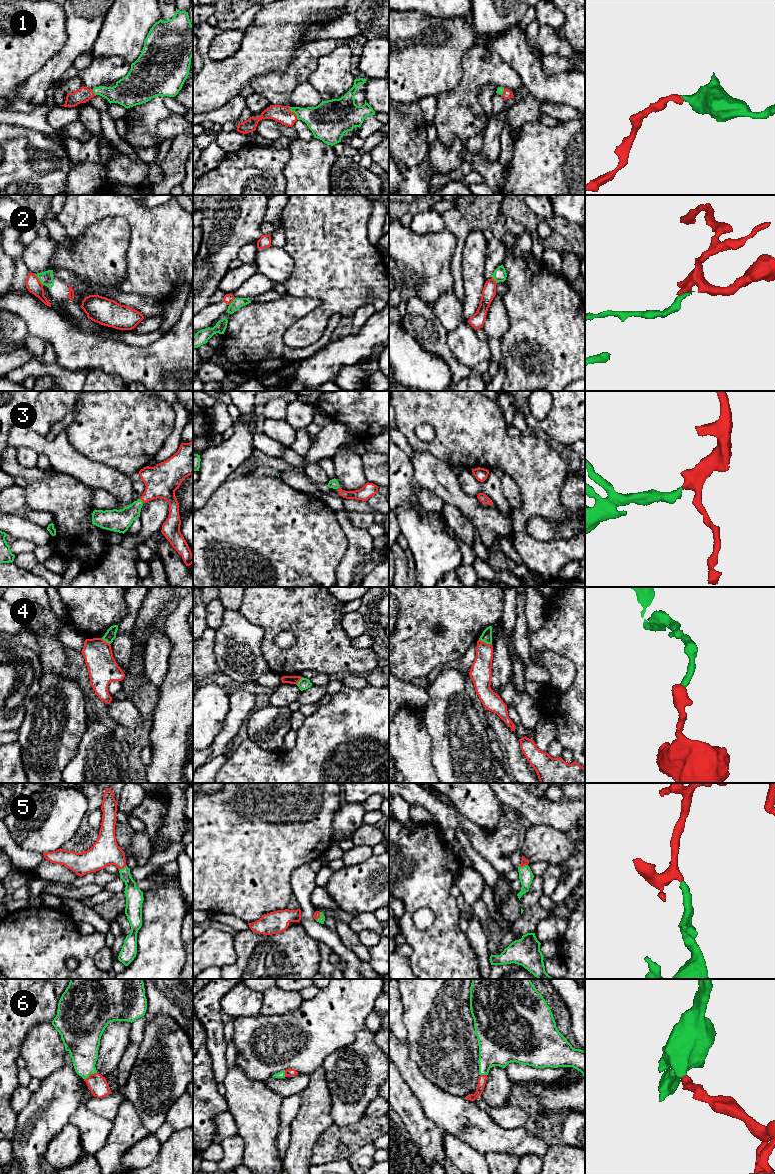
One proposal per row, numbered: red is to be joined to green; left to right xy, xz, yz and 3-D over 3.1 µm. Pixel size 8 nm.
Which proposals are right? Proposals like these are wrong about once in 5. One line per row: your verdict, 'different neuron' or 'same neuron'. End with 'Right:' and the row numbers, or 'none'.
1: same neuron
2: same neuron
3: same neuron
4: different neuron
5: same neuron
6: same neuron
Right: 1, 2, 3, 5, 6

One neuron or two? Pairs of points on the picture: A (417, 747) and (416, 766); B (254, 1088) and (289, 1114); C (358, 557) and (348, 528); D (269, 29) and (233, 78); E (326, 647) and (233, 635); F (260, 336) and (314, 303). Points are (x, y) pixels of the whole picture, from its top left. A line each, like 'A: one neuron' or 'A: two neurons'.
A: one neuron
B: two neurons
C: one neuron
D: one neuron
E: two neurons
F: one neuron

